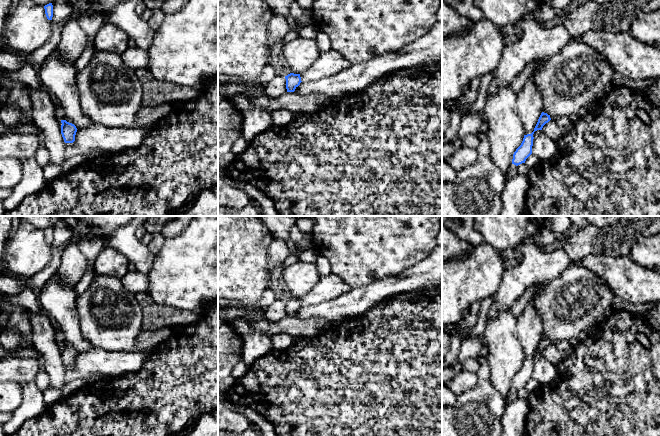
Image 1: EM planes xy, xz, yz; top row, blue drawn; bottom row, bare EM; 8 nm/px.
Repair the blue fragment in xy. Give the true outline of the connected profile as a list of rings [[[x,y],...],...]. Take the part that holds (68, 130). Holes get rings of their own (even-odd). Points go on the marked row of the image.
[[[61,120],[61,134],[65,143],[73,143],[75,141],[75,135],[77,128],[74,124]]]

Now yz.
[[[542,112],[538,122],[531,134],[524,135],[521,145],[513,154],[512,166],[506,176],[506,180],[514,178],[518,174],[517,166],[525,163],[526,159],[532,154],[533,134],[537,130],[542,130],[543,126],[551,120],[550,115]]]

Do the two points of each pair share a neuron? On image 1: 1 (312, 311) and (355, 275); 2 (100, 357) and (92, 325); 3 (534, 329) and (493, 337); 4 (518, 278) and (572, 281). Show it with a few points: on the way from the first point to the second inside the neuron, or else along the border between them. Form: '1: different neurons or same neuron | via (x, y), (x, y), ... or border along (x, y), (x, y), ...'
1: different neurons | border along (374, 282), (351, 289)
2: different neurons | border along (93, 347), (121, 351)
3: different neurons | border along (516, 318), (516, 335), (523, 355)
4: different neurons | border along (567, 267), (561, 274), (546, 281)

